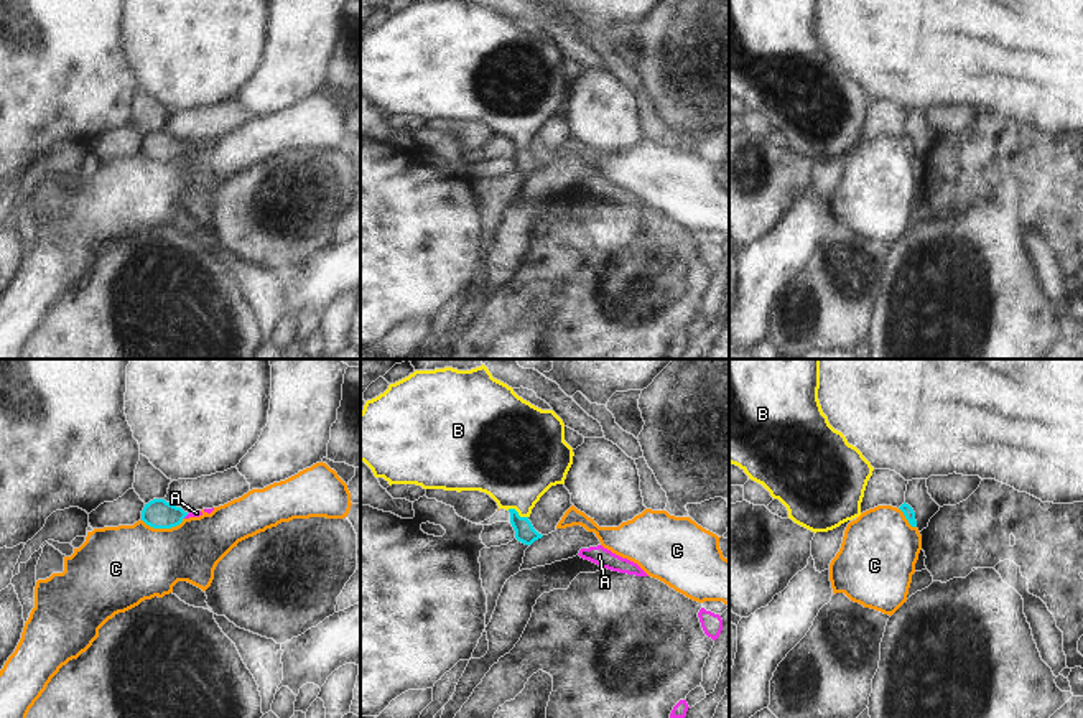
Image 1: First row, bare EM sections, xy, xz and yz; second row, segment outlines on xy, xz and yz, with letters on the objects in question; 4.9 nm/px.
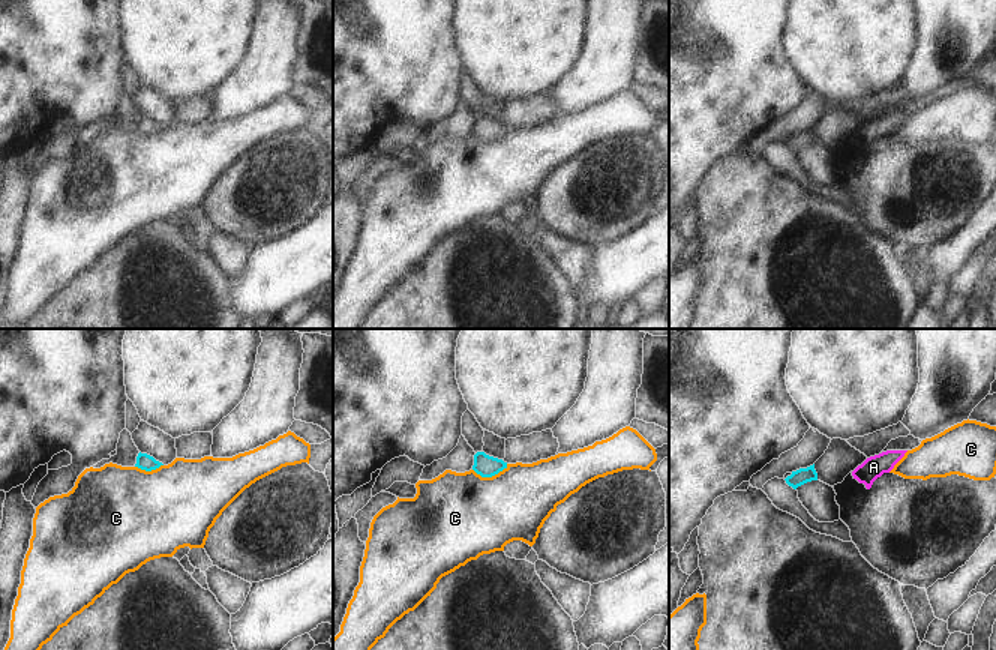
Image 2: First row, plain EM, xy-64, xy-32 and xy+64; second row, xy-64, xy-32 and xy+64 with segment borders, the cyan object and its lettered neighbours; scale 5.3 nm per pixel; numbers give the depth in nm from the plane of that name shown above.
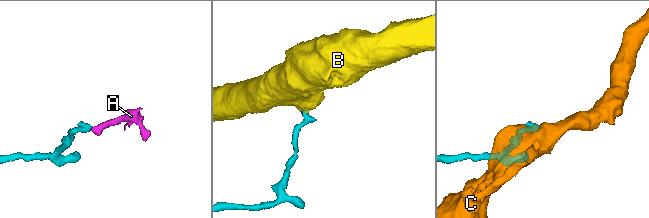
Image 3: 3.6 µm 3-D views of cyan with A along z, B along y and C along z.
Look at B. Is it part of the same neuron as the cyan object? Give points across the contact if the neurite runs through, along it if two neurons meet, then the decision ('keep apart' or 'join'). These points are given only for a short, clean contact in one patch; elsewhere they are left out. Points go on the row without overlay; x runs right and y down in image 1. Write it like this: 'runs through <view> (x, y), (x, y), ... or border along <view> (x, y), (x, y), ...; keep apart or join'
runs through xz (524, 162), (517, 144), (515, 93); join

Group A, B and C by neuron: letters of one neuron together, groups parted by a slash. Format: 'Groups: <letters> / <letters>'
Groups: A B / C

